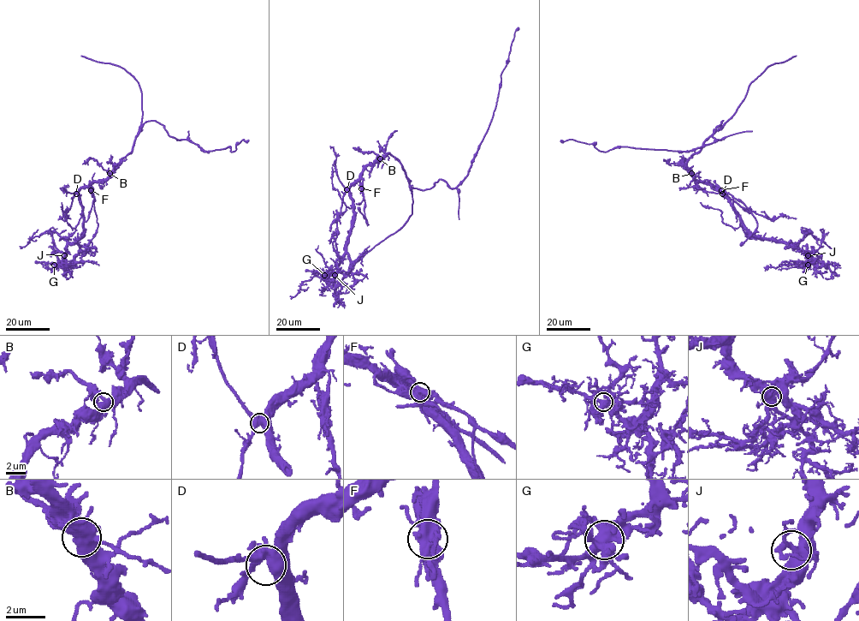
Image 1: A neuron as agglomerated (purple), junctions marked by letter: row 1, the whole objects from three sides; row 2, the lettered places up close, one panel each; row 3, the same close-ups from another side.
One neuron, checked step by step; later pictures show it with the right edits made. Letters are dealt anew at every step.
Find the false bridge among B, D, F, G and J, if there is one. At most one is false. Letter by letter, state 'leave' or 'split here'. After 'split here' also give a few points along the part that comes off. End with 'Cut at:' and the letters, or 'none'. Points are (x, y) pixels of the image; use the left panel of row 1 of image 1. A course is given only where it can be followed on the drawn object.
B: leave
D: leave
F: split here | (91, 190), (97, 227), (88, 245)
G: leave
J: leave
Cut at: F

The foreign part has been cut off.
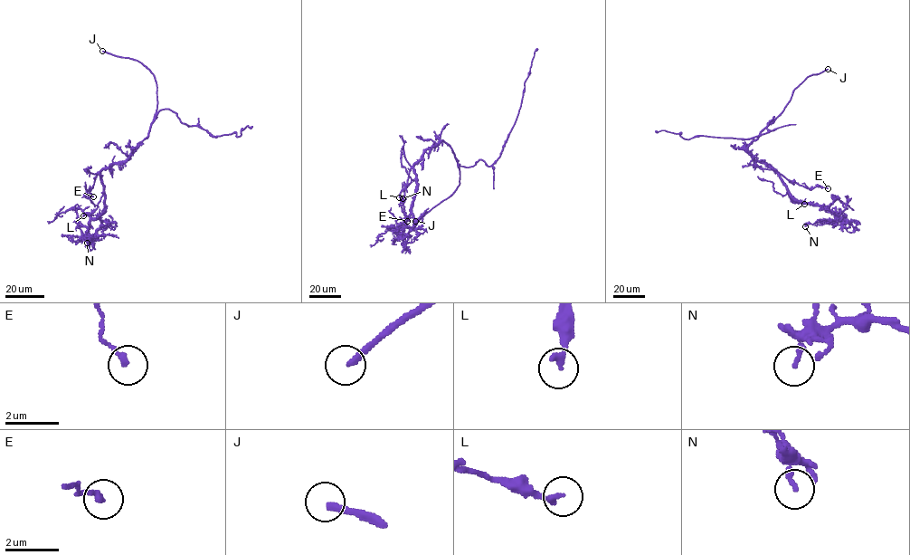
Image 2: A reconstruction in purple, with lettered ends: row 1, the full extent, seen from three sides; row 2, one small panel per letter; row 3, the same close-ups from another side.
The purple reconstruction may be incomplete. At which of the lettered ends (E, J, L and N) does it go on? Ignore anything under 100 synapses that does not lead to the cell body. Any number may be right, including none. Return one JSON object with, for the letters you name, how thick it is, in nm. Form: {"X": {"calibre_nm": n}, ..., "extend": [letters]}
{"J": {"calibre_nm": 240}, "extend": ["J"]}

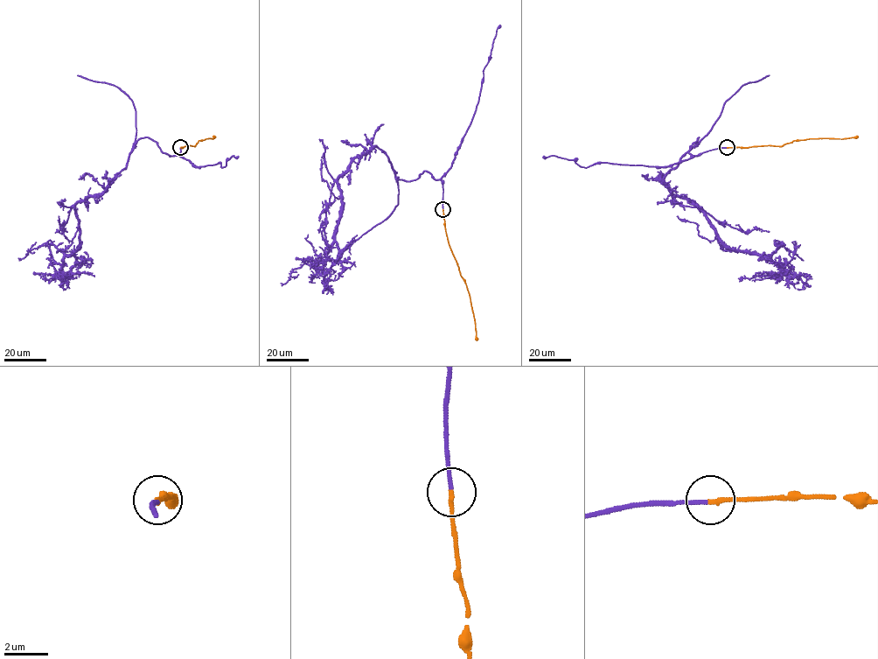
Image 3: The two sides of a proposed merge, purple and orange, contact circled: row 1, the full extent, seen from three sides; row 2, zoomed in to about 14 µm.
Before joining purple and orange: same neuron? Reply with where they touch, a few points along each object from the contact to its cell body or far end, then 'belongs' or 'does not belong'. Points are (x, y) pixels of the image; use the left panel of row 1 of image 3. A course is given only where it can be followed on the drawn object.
place (180, 147); course purple (180, 148), (169, 155), (142, 137), (110, 184), (75, 205), (80, 247), (73, 254), (42, 243), (18, 257); course orange (180, 148), (194, 146), (199, 140), (214, 136); belongs

